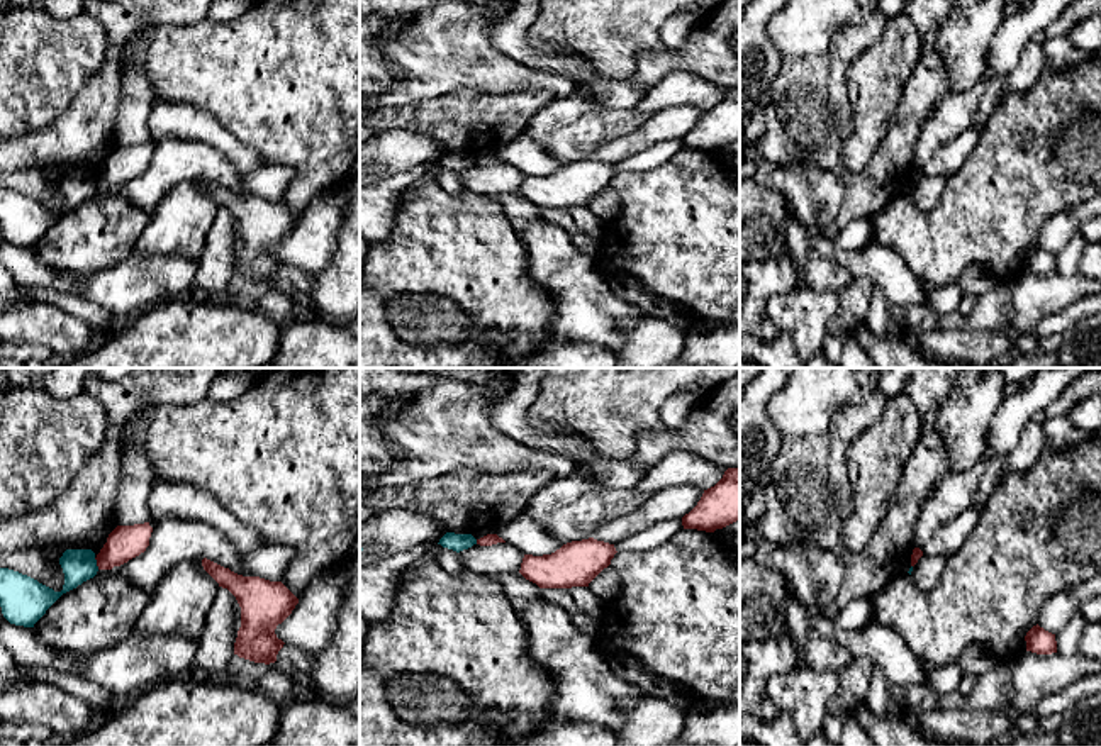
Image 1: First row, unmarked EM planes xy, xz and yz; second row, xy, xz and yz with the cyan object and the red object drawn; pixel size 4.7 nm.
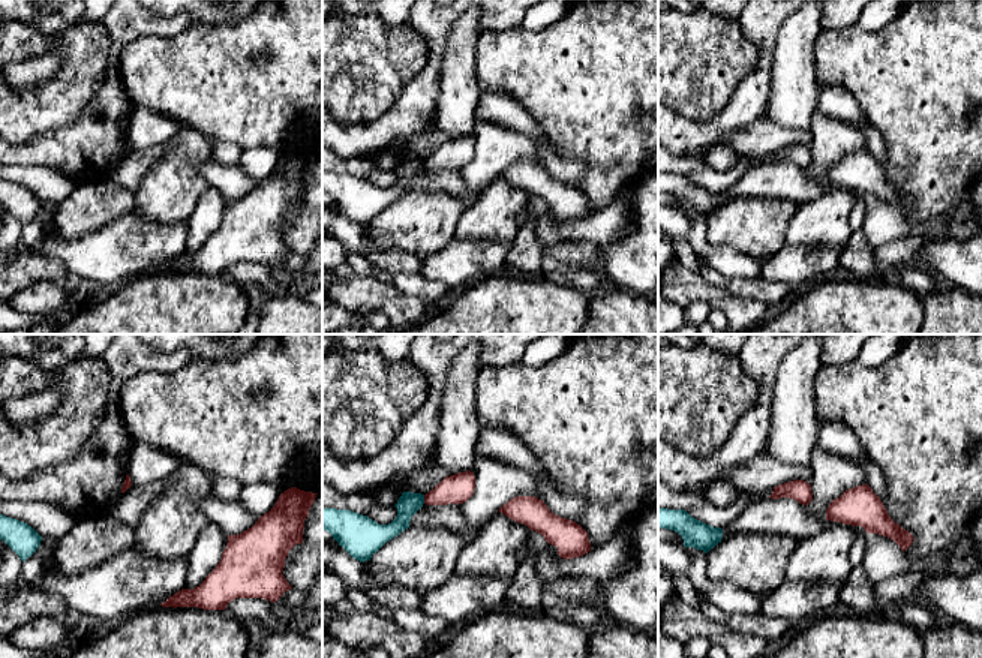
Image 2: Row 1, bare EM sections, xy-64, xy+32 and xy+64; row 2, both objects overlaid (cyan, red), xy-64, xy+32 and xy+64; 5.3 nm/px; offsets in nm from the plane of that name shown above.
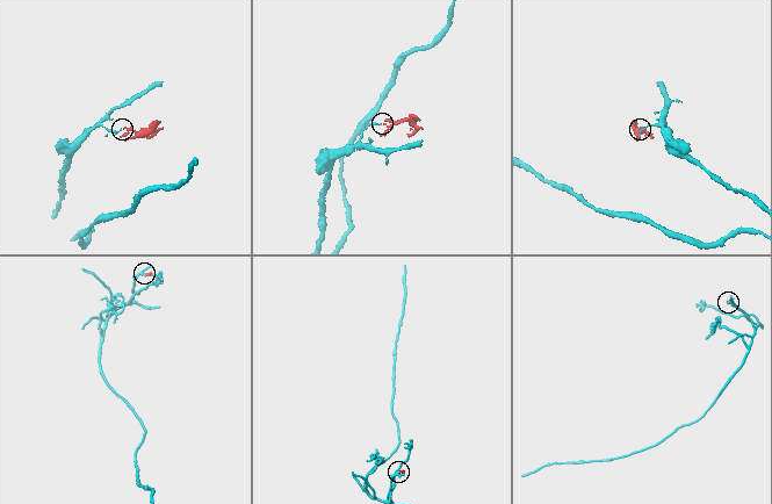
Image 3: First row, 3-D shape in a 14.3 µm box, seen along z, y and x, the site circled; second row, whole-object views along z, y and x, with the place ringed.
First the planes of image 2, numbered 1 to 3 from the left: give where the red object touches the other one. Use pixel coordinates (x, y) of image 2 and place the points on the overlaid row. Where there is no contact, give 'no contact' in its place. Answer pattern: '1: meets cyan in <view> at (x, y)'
1: no contact
2: meets cyan in xy+32 at (423, 499)
3: no contact

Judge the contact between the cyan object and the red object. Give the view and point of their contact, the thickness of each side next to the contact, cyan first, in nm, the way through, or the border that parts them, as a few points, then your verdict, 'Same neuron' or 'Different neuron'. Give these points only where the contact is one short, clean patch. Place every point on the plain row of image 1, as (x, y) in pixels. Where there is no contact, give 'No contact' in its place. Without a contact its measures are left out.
Touches cyan at xy (95, 183). Thickness 160 nm (cyan) against 160 nm. Boundary: xy (94, 178), (99, 189). Different neuron

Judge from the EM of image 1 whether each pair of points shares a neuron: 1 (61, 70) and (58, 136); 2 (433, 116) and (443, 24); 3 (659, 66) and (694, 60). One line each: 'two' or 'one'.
1: two
2: two
3: one

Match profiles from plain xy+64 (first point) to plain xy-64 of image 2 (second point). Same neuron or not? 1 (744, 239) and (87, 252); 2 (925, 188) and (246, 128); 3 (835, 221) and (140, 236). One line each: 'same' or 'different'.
1: different
2: same
3: different

